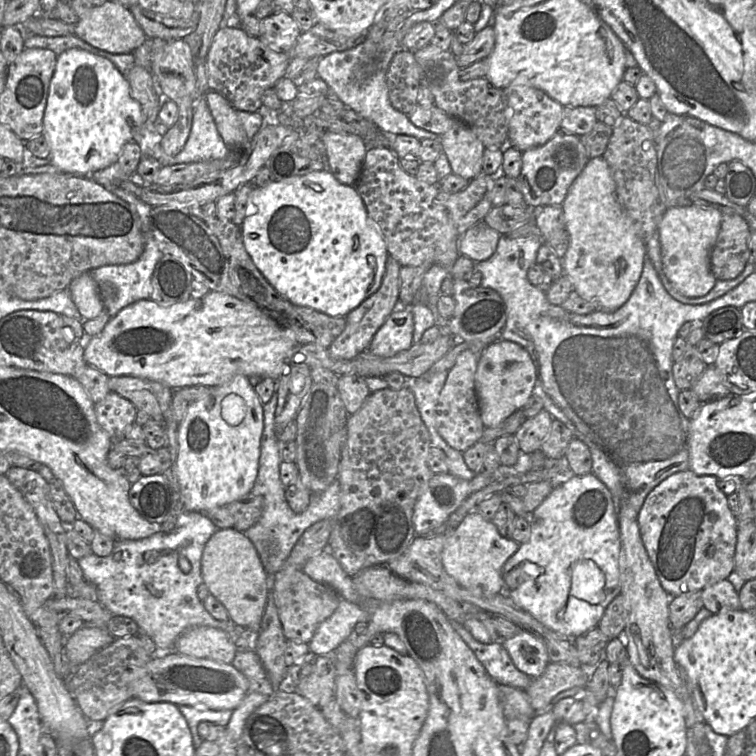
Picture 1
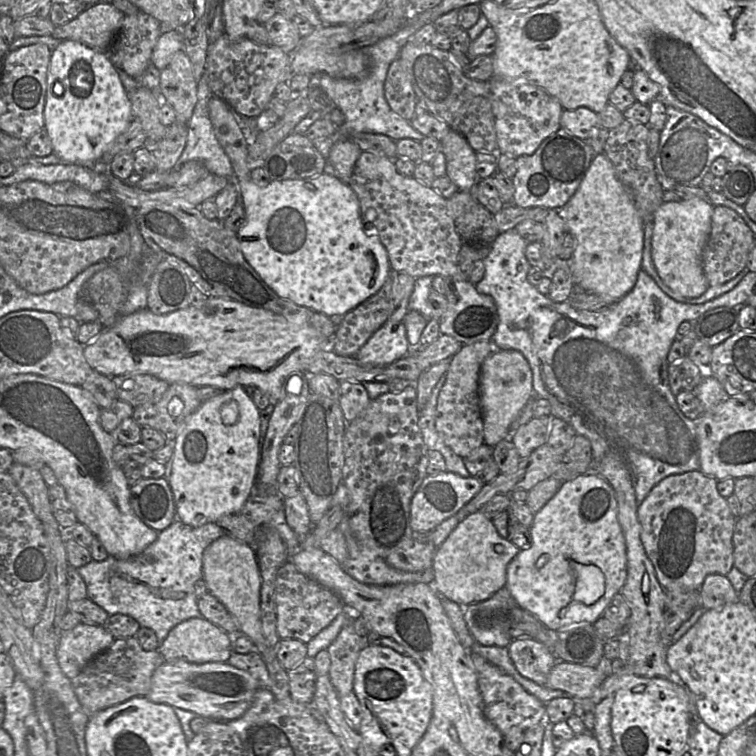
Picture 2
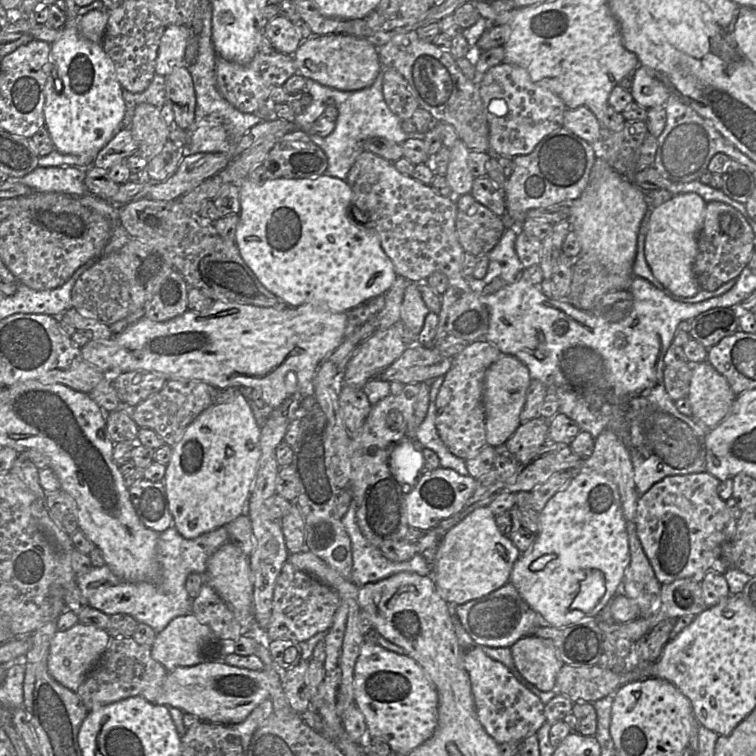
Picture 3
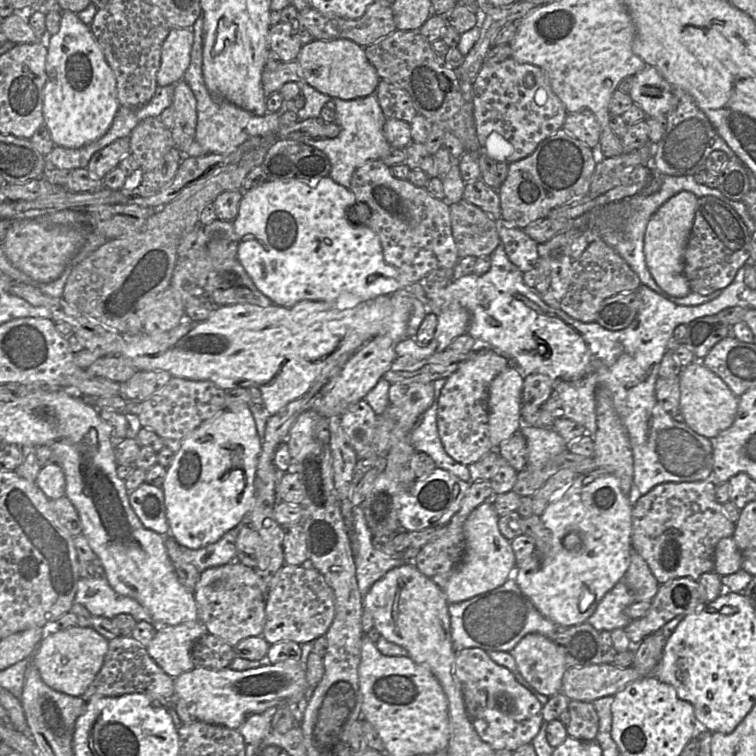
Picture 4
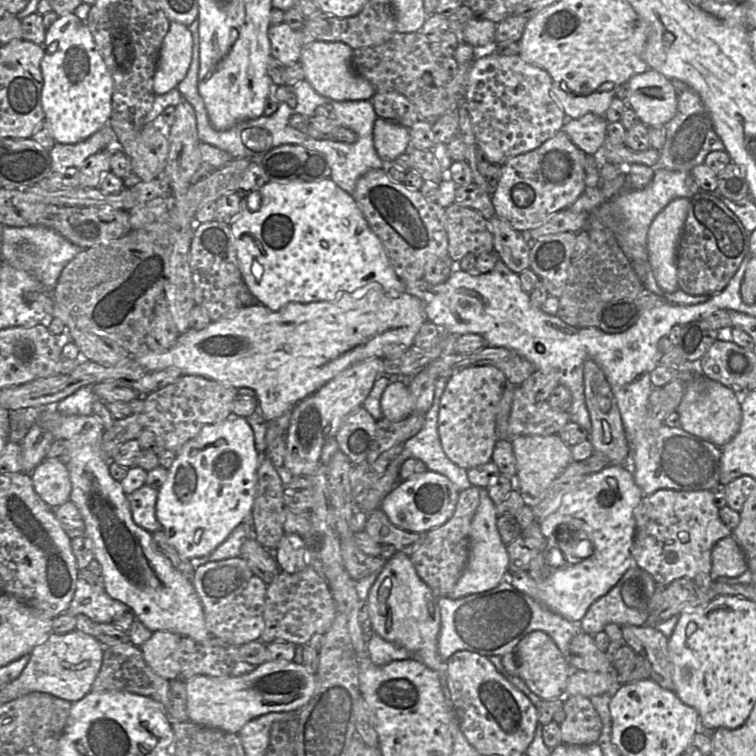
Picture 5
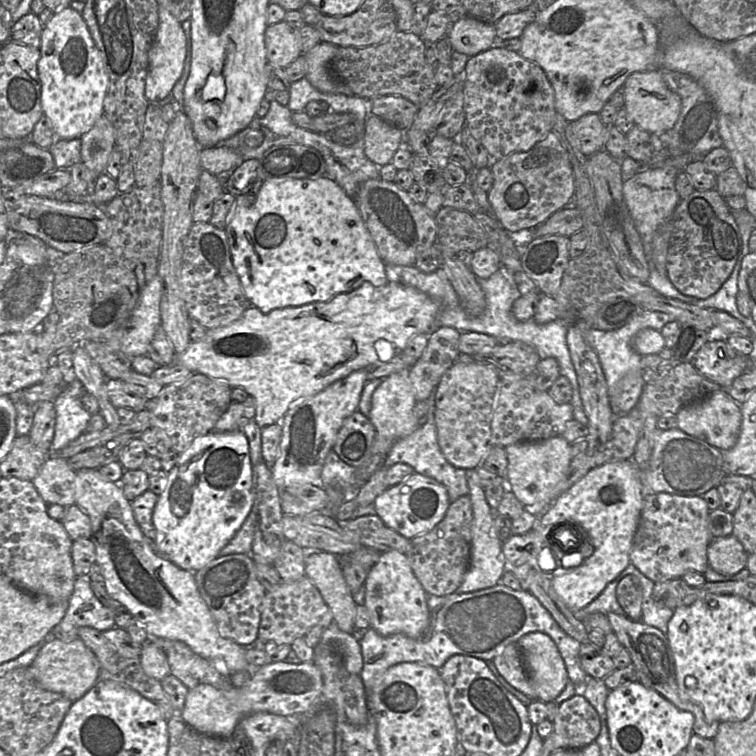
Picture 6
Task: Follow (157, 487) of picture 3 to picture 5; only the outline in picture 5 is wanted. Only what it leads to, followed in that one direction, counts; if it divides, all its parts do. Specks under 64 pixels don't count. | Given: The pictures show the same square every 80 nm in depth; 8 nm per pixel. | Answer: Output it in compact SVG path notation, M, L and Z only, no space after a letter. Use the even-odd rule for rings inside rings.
M146 484L127 495L134 522L142 529L154 533L162 529L156 518L155 507L158 499L158 490Z

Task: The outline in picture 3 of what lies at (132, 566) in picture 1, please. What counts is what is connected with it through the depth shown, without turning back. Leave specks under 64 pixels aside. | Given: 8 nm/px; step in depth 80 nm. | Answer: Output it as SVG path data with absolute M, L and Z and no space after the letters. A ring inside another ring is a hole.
M172 525L159 534L157 543L158 567L151 579L141 582L125 581L114 575L107 565L93 567L89 572L76 576L77 586L88 605L111 616L129 614L138 623L147 624L156 633L161 632L176 617L192 613L192 601L185 583L189 574L203 575L207 570L209 558L229 542L225 527L202 534L195 539L186 539Z

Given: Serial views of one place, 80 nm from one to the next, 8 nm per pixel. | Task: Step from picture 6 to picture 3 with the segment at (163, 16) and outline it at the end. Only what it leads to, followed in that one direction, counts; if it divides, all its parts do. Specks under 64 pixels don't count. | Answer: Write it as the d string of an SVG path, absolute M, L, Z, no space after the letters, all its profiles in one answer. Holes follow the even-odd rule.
M171 25L166 27L163 33L156 59L155 72L156 74L166 77L172 71L181 65L185 64L185 50L189 38L189 30L187 25Z

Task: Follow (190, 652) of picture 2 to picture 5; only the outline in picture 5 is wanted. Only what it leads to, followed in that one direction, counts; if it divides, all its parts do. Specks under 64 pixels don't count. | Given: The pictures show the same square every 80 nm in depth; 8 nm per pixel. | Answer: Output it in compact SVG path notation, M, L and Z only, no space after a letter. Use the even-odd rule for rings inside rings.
M158 630L140 647L147 665L170 681L181 677L181 666L173 658L181 637L185 636Z

